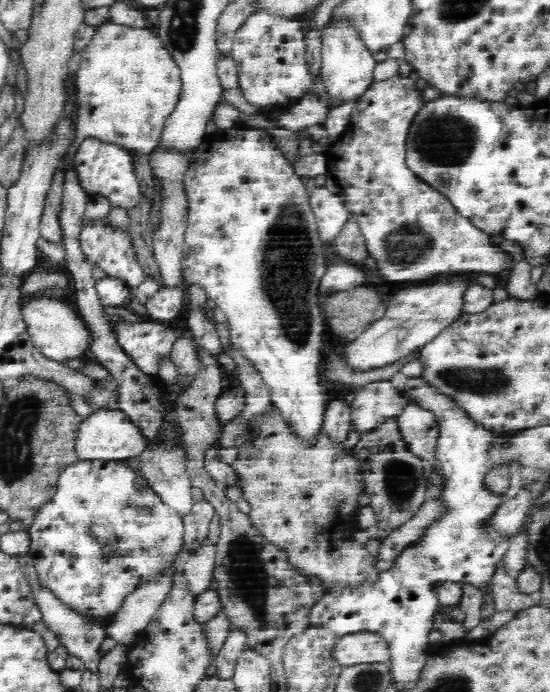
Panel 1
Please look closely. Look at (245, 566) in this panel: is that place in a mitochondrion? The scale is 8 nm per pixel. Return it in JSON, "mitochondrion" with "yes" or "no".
{"mitochondrion":"yes"}

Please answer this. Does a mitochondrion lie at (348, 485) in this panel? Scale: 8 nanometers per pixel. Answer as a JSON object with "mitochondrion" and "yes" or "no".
{"mitochondrion":"no"}

